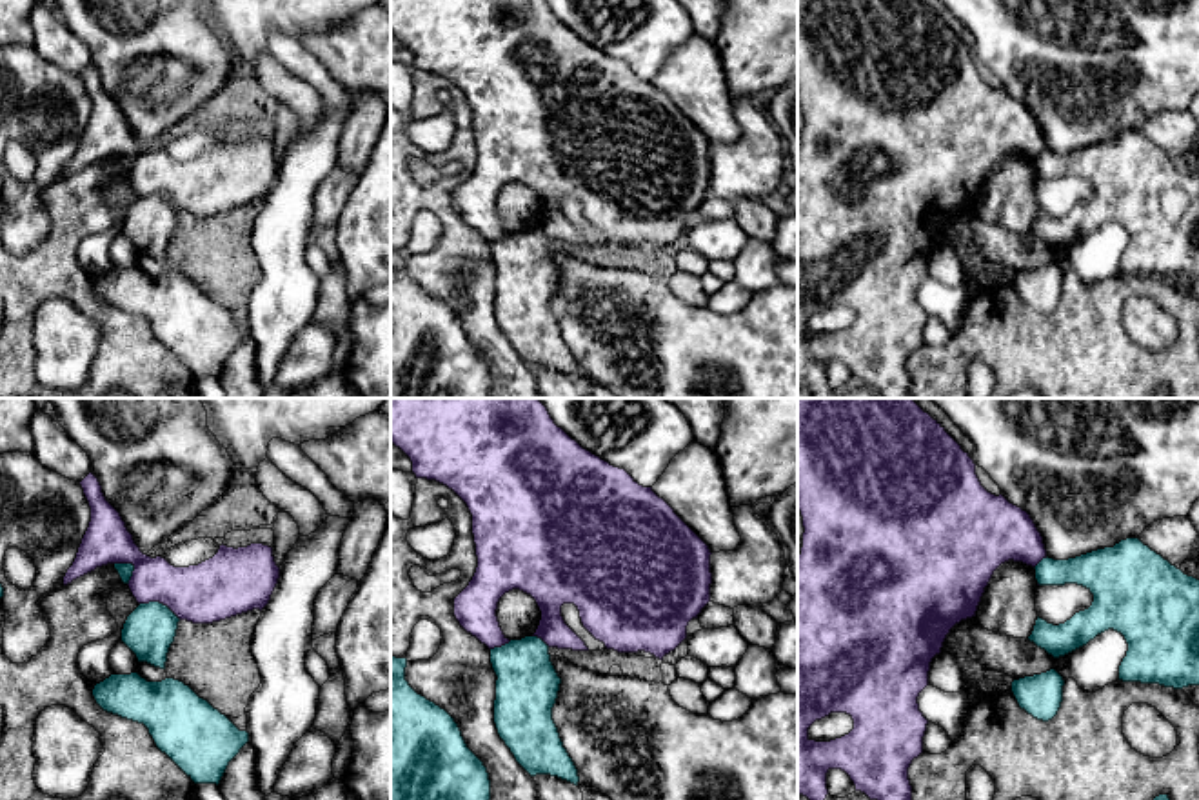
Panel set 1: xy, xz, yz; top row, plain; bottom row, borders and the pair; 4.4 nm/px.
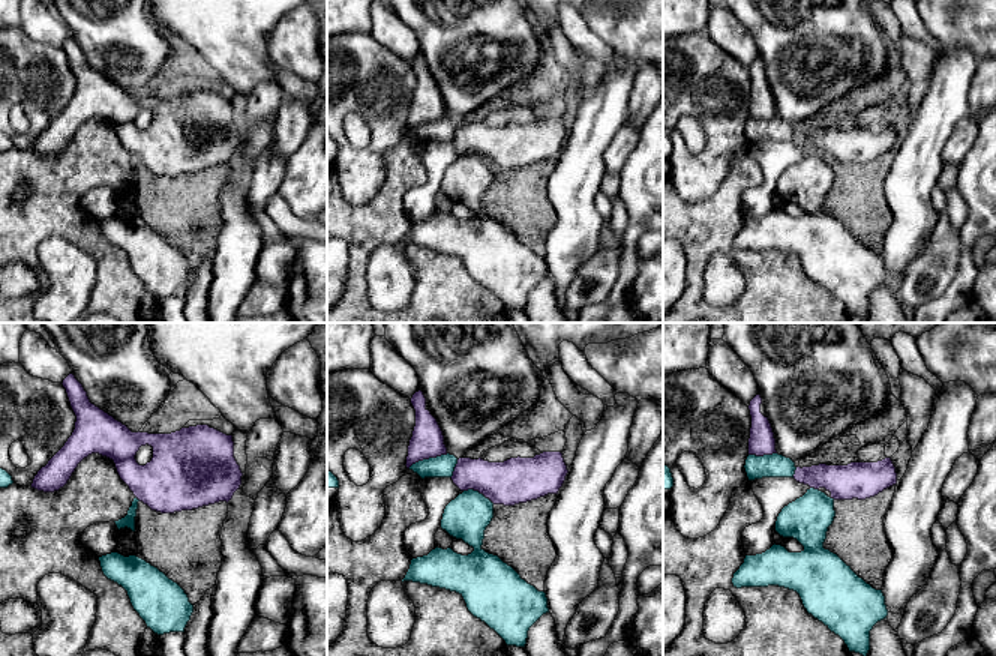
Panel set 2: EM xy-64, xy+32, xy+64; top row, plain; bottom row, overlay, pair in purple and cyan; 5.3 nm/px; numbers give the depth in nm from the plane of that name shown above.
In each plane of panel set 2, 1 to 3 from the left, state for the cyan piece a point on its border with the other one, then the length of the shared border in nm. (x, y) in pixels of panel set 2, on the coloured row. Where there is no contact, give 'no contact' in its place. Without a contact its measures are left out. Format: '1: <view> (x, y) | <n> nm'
1: xy-64 (138, 499) | 40 nm
2: xy+32 (428, 458) | 220 nm
3: xy+64 (762, 455) | 150 nm

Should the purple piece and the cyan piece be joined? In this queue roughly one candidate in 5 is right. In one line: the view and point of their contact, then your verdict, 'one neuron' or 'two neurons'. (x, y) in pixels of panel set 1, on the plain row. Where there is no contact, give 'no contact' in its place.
meets purple in xy at (160, 195); one neuron

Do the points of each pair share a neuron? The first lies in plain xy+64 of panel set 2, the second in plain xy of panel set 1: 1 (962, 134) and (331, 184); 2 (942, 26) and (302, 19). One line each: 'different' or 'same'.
1: same
2: different

